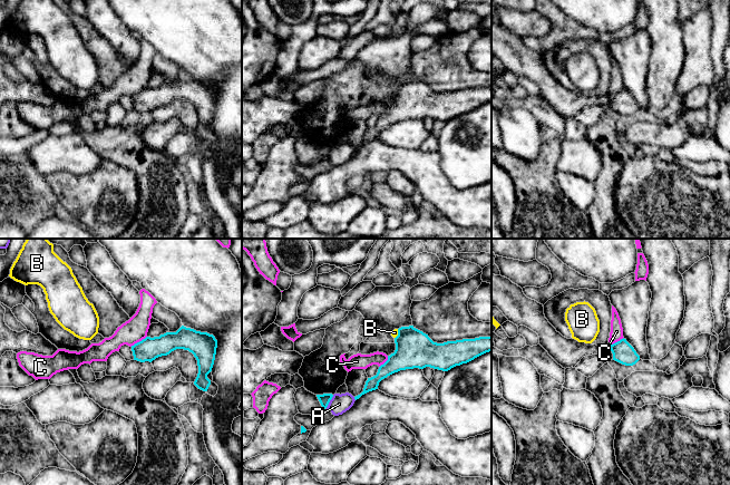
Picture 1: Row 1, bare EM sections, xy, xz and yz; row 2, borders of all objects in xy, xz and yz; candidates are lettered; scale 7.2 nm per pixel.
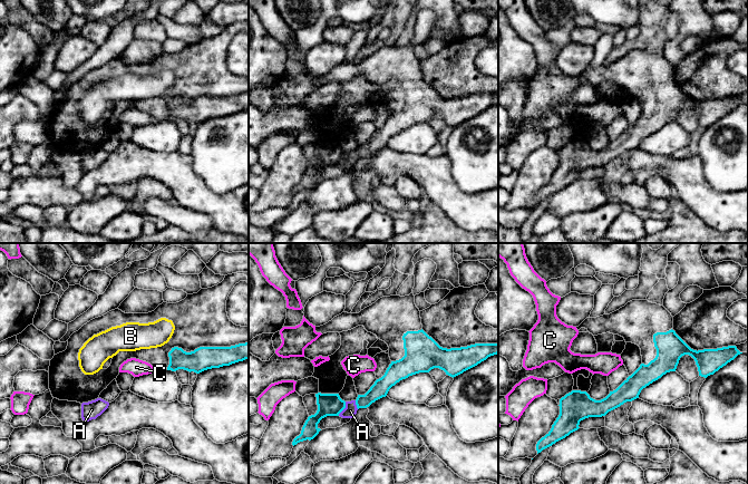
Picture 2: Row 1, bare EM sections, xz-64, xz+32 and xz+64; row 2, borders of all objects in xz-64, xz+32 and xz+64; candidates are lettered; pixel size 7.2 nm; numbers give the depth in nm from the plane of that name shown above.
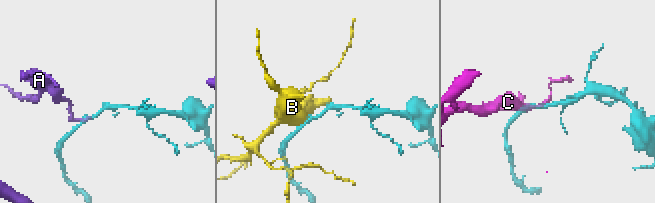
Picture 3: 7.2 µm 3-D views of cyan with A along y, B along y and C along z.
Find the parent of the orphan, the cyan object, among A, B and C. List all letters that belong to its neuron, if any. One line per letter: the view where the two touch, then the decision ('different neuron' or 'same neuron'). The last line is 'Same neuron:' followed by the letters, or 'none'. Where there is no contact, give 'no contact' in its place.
A: xz | different neuron
B: xz | different neuron
C: xy | different neuron
Same neuron: none

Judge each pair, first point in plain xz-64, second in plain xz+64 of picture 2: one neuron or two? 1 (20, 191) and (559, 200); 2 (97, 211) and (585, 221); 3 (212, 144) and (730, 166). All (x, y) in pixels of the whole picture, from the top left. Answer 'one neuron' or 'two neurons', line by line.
1: two neurons
2: one neuron
3: one neuron

